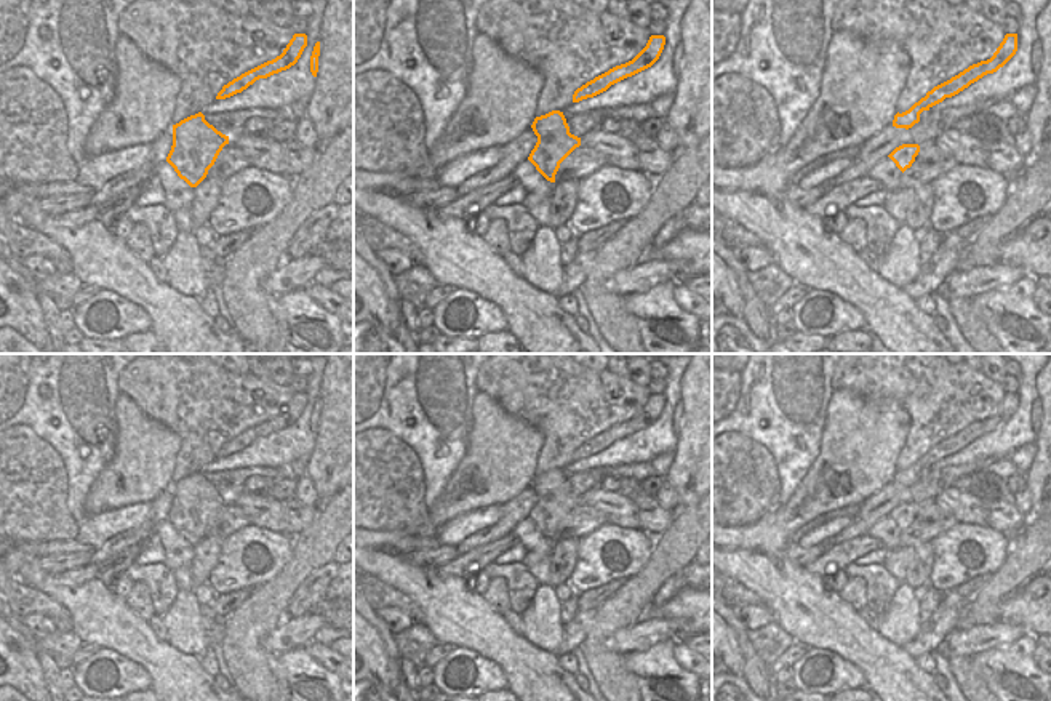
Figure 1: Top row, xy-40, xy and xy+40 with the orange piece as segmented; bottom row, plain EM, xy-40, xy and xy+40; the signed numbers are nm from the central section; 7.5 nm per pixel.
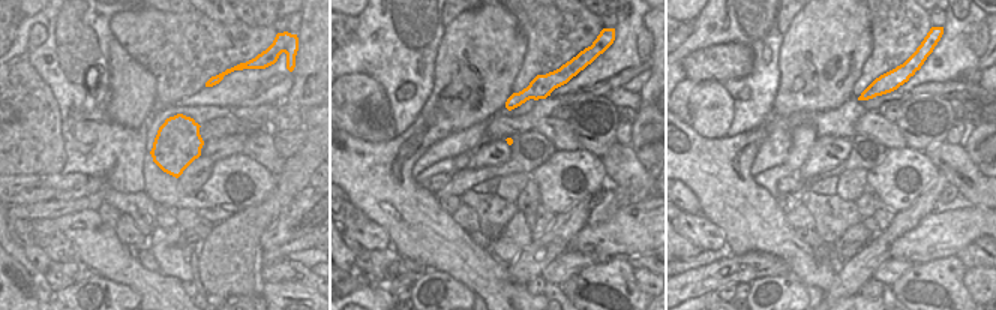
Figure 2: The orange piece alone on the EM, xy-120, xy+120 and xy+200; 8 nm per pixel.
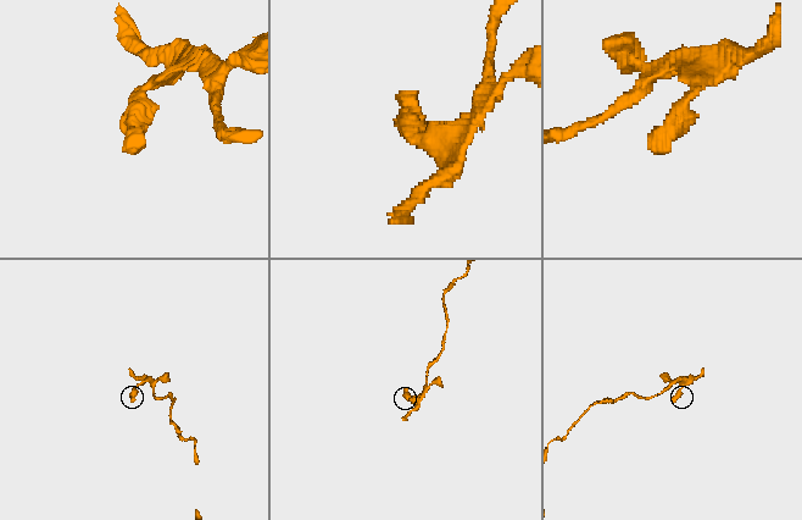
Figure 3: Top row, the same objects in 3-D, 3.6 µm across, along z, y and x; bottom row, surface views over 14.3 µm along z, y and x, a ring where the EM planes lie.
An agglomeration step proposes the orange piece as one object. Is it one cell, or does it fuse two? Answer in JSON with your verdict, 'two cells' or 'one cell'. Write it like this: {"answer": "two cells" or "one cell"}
{"answer": "two cells"}

